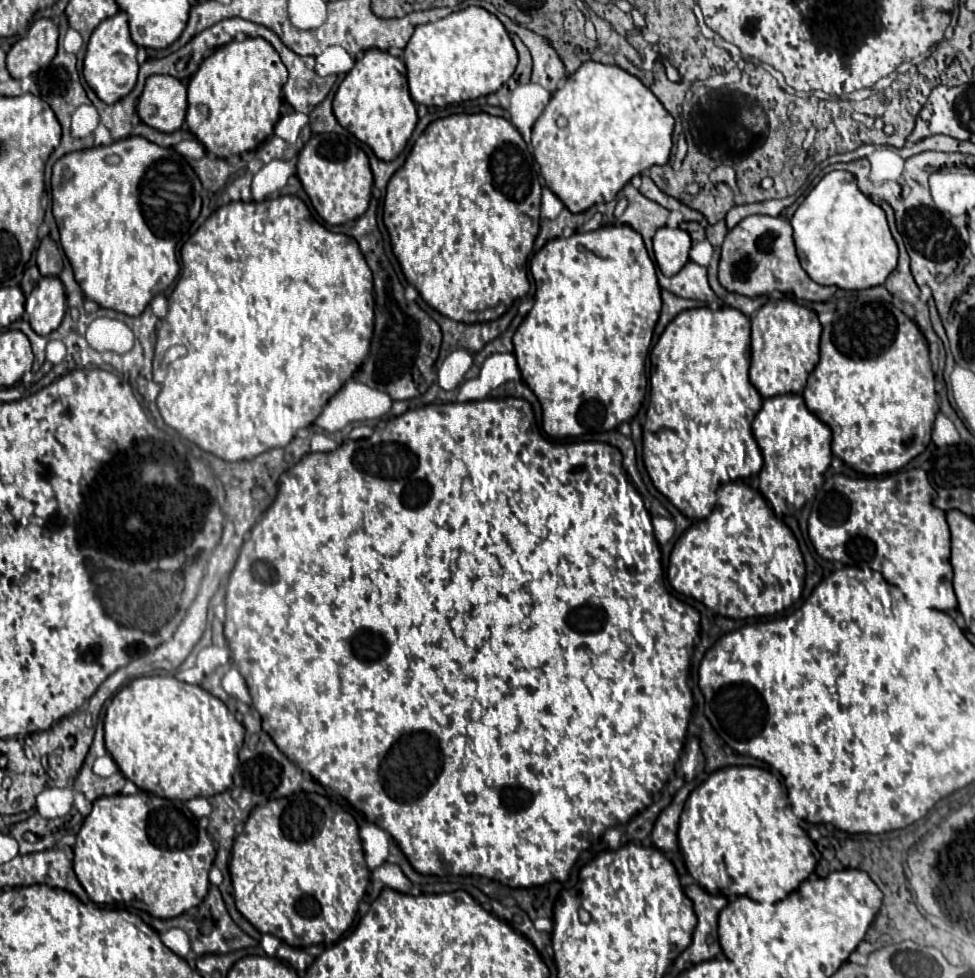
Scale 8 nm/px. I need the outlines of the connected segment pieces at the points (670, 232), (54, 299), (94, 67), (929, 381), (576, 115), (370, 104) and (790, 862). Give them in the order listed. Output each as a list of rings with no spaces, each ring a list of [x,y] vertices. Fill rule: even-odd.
[[[662,226],[654,234],[654,258],[662,274],[678,274],[678,270],[688,262],[690,252],[690,236],[680,228]]]
[[[40,278],[30,296],[26,298],[26,314],[32,330],[48,336],[56,330],[66,312],[66,292],[62,282],[54,278]]]
[[[118,12],[110,18],[106,18],[92,34],[84,58],[84,80],[88,86],[96,92],[96,96],[106,102],[114,104],[120,98],[124,98],[136,84],[136,74],[138,74],[138,62],[136,62],[136,52],[138,46],[130,38],[128,30],[128,16],[124,12]]]
[[[848,302],[838,306],[838,310],[834,312],[834,320],[830,324],[824,326],[822,330],[822,340],[820,340],[820,362],[814,368],[814,372],[808,378],[806,390],[804,390],[804,402],[808,406],[808,410],[822,420],[826,426],[830,426],[832,430],[832,454],[838,456],[842,462],[846,462],[852,470],[860,472],[860,474],[868,474],[868,476],[882,476],[882,474],[890,474],[894,470],[900,470],[902,466],[906,466],[912,458],[916,458],[928,444],[930,444],[930,434],[932,434],[932,424],[938,412],[938,402],[936,402],[936,390],[934,390],[934,372],[930,366],[930,356],[928,356],[928,346],[926,346],[926,338],[922,336],[922,332],[918,330],[918,326],[896,306],[888,304],[888,302]]]
[[[584,62],[564,86],[554,92],[550,104],[532,128],[532,154],[540,164],[540,174],[546,186],[564,202],[564,206],[578,214],[594,204],[612,202],[616,194],[636,176],[650,166],[664,166],[670,160],[674,118],[662,102],[648,90],[636,76],[618,66],[600,62]],[[558,118],[566,118],[566,126],[558,126]]]
[[[366,50],[356,58],[354,68],[346,74],[334,94],[334,116],[342,128],[368,144],[380,160],[394,160],[412,136],[418,122],[416,106],[408,92],[406,66],[400,58],[382,50]]]
[[[728,766],[712,772],[710,778],[688,796],[678,828],[678,844],[686,868],[704,888],[716,886],[724,896],[748,896],[756,902],[784,900],[802,882],[812,880],[810,875],[817,865],[812,843],[807,832],[798,826],[780,780],[772,772],[756,766]]]

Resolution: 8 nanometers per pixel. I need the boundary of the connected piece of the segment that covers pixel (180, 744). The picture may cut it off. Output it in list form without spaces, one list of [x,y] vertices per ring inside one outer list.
[[[142,676],[126,684],[108,704],[104,716],[106,750],[118,764],[120,772],[140,790],[168,800],[190,800],[196,796],[210,798],[233,784],[239,766],[238,750],[244,740],[244,726],[234,718],[222,700],[200,686],[176,680],[174,676]]]

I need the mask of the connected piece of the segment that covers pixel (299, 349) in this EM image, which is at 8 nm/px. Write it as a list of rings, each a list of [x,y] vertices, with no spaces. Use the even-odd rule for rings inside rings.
[[[278,196],[264,202],[230,202],[218,208],[198,230],[192,234],[180,250],[182,272],[176,288],[168,298],[168,314],[160,320],[154,354],[154,382],[160,386],[156,398],[162,420],[174,428],[180,436],[194,442],[198,448],[224,458],[228,462],[248,460],[266,450],[286,446],[302,428],[322,412],[322,406],[352,378],[358,366],[364,362],[370,350],[370,338],[374,330],[374,296],[372,296],[372,272],[358,248],[358,242],[346,234],[334,234],[314,220],[306,204],[298,196]]]

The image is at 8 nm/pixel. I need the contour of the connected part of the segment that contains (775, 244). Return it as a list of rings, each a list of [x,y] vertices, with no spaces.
[[[748,216],[740,224],[736,224],[724,238],[722,256],[718,264],[718,280],[720,284],[734,294],[760,298],[770,292],[794,294],[800,300],[808,302],[826,302],[838,288],[820,286],[802,270],[794,240],[792,226],[782,216]]]

